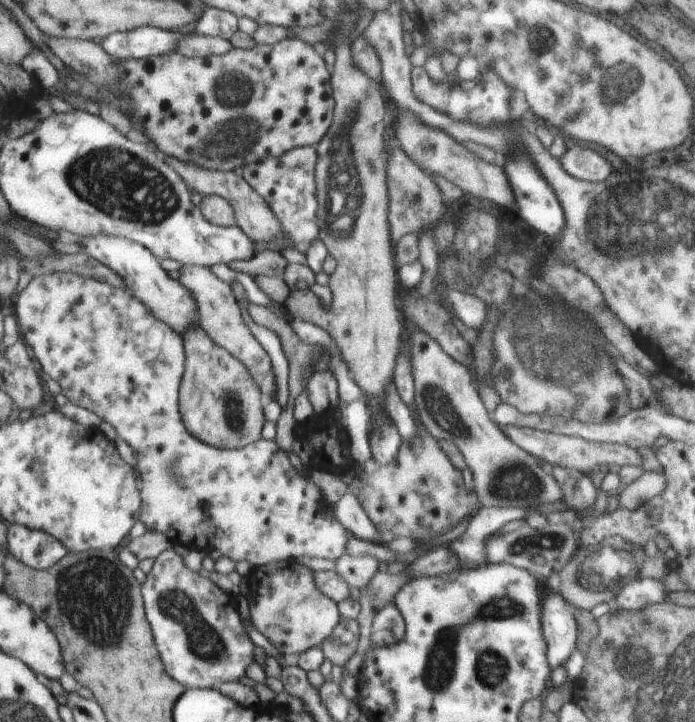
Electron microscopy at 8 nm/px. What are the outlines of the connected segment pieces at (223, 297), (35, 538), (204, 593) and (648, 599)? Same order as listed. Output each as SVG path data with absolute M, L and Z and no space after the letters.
M182 265L179 272L181 284L184 284L185 288L189 288L189 292L193 292L193 296L196 297L197 304L200 306L201 328L211 336L211 340L215 344L224 348L228 353L232 353L237 360L242 361L247 366L252 379L261 387L261 394L265 396L267 402L270 402L275 393L270 358L261 348L261 344L253 338L247 326L243 324L239 308L235 304L235 298L233 298L229 286L225 282L221 282L221 278L217 274L213 274L211 268L206 266Z
M8 525L7 545L9 552L34 569L47 570L69 553L69 549L56 536L44 530L25 525Z
M170 548L154 558L141 587L145 592L147 616L153 624L159 652L165 660L167 672L175 680L184 684L186 689L217 688L221 682L237 681L245 674L245 668L253 662L255 646L241 628L241 620L237 616L235 606L231 604L231 598L223 594L218 584L187 568L179 552Z
M641 578L621 585L610 603L613 611L624 608L639 610L646 606L664 603L668 593L661 581L661 579Z

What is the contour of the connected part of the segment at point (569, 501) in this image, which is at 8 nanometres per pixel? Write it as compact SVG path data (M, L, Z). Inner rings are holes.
M559 466L552 467L552 475L557 477L557 482L564 490L565 508L585 510L595 502L596 489L588 476L584 476L579 470Z

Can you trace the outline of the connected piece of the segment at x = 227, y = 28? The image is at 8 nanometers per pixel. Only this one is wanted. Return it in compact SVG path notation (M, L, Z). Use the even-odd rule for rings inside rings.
M207 7L197 21L196 33L201 36L221 37L229 40L235 31L237 31L237 17L217 7Z

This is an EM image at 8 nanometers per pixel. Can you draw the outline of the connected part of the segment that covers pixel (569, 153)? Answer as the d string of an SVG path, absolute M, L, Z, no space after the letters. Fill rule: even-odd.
M579 144L565 150L559 161L563 165L564 171L577 179L601 183L605 179L611 178L609 162L597 152L587 147L582 148Z

